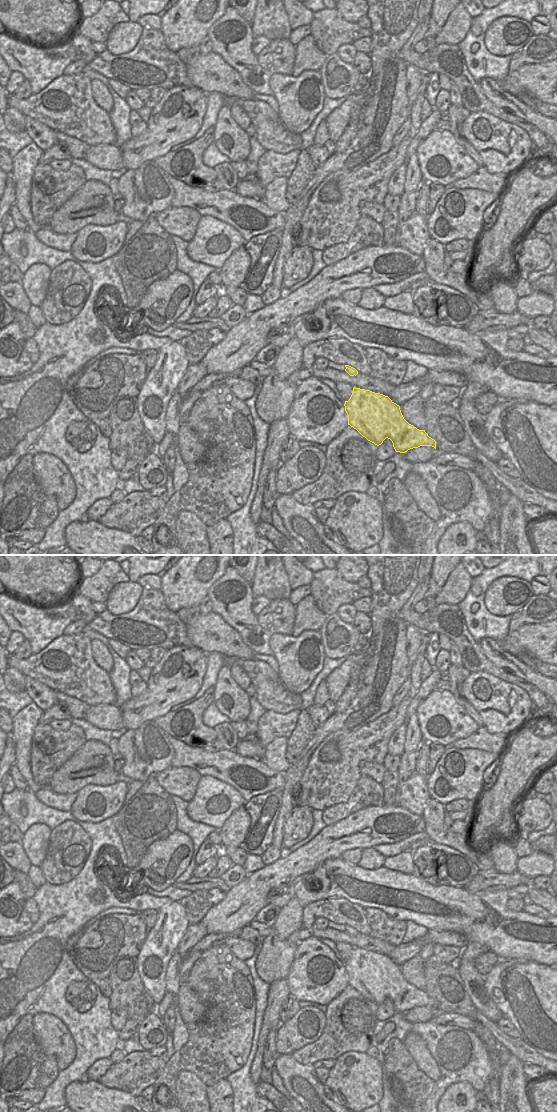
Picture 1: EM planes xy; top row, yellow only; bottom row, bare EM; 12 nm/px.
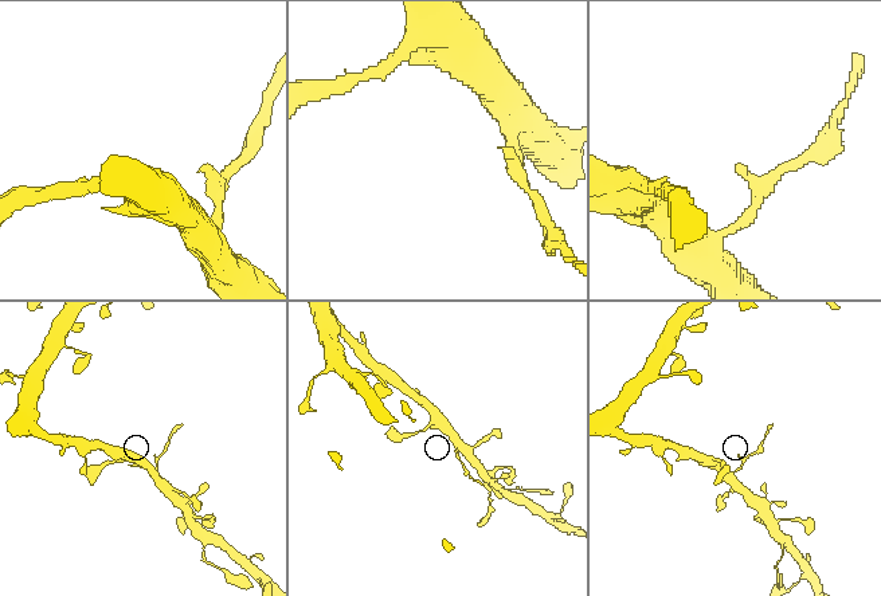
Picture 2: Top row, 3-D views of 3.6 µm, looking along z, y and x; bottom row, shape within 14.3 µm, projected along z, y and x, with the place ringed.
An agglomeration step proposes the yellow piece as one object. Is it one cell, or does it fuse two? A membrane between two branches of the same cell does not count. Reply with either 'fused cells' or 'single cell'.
fused cells

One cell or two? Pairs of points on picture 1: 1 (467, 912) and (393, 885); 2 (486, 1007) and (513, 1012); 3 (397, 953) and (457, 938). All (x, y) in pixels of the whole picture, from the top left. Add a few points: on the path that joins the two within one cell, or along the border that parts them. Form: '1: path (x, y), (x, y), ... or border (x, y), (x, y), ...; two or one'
1: path (449, 905), (411, 890); one
2: border (486, 991), (489, 998), (504, 1016); two
3: path (412, 949), (428, 938), (442, 938); one

